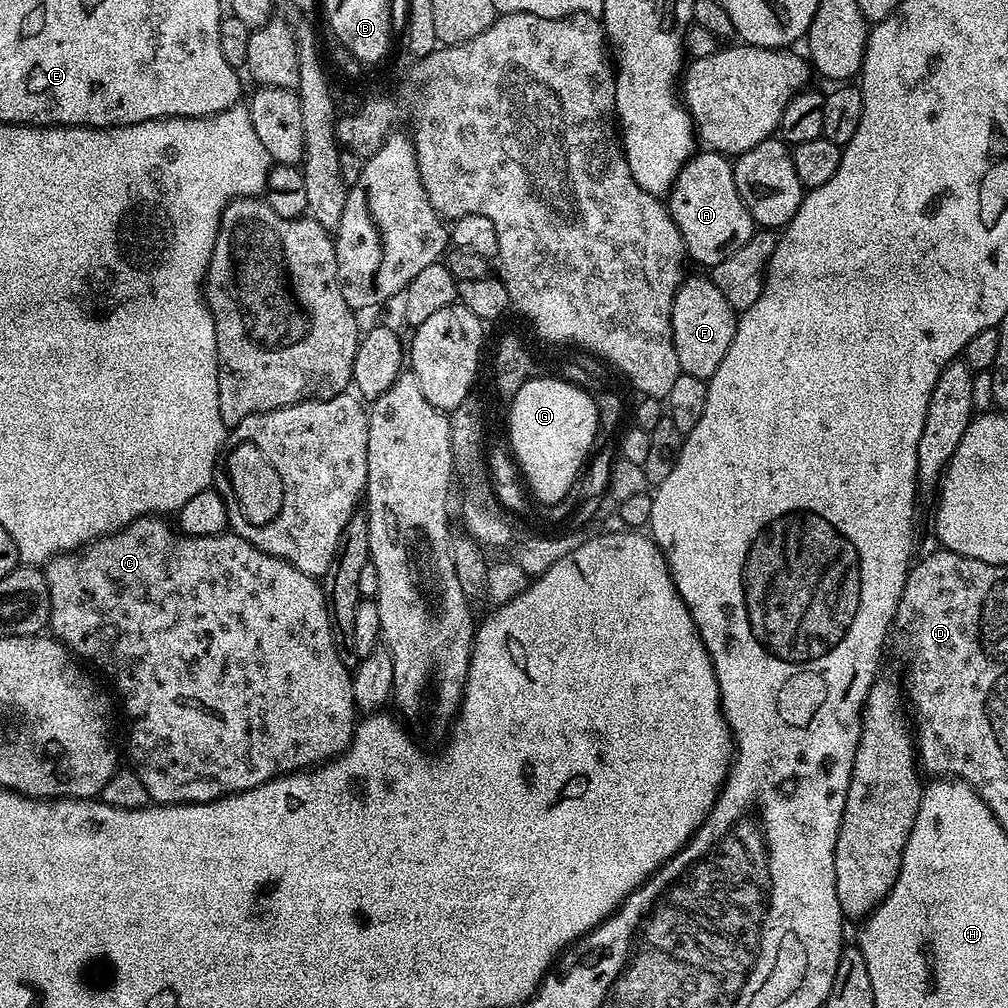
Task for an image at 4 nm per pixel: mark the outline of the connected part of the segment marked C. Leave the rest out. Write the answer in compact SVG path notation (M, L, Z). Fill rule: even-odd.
M160 514L143 516L83 548L54 557L42 568L50 590L48 628L51 635L68 647L73 656L81 661L89 660L116 683L116 692L128 719L130 767L138 774L142 786L146 786L149 801L153 805L209 804L211 800L257 788L289 772L303 772L342 755L356 732L358 709L352 693L352 672L342 662L332 637L332 623L321 581L282 558L258 550L258 546L231 530L219 536L186 536L164 520L167 519Z

